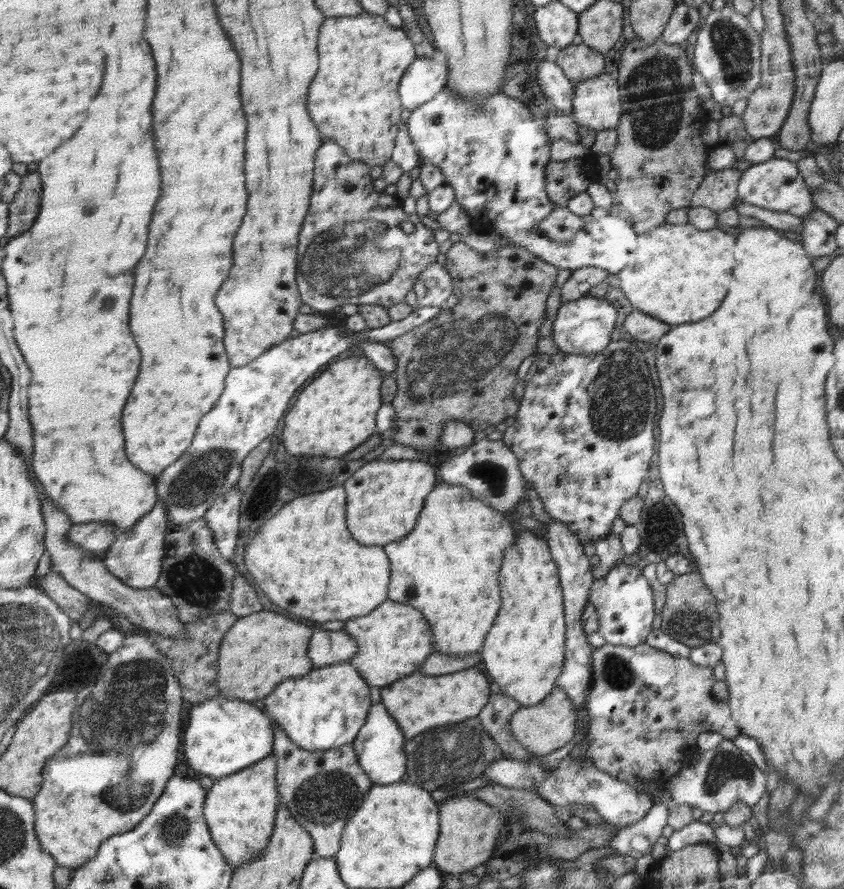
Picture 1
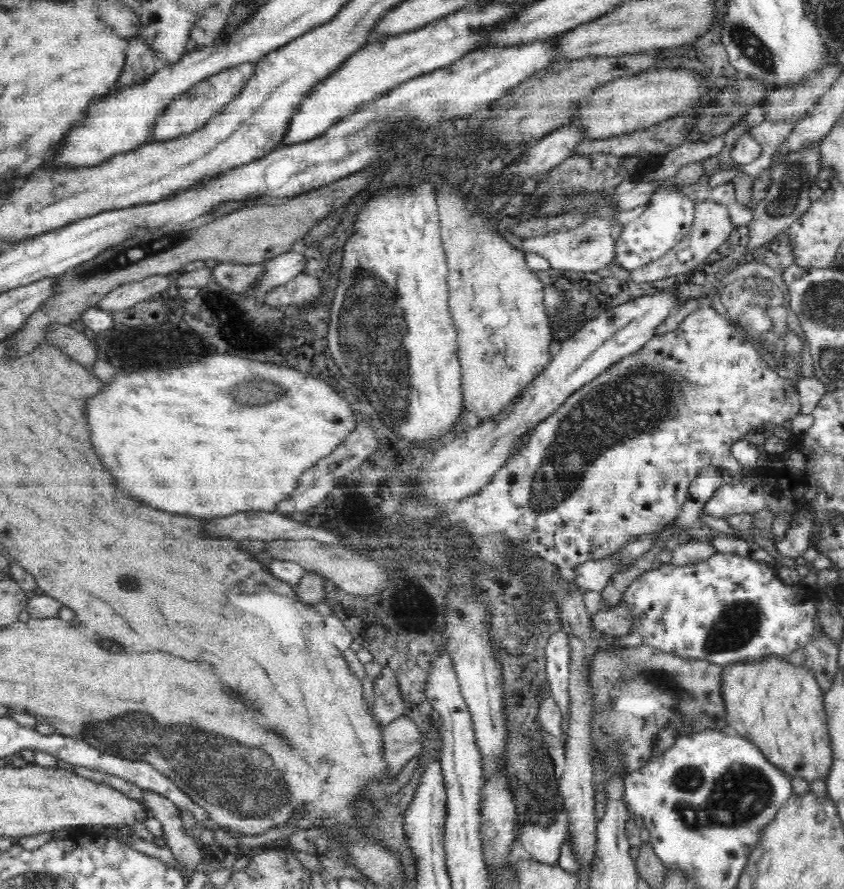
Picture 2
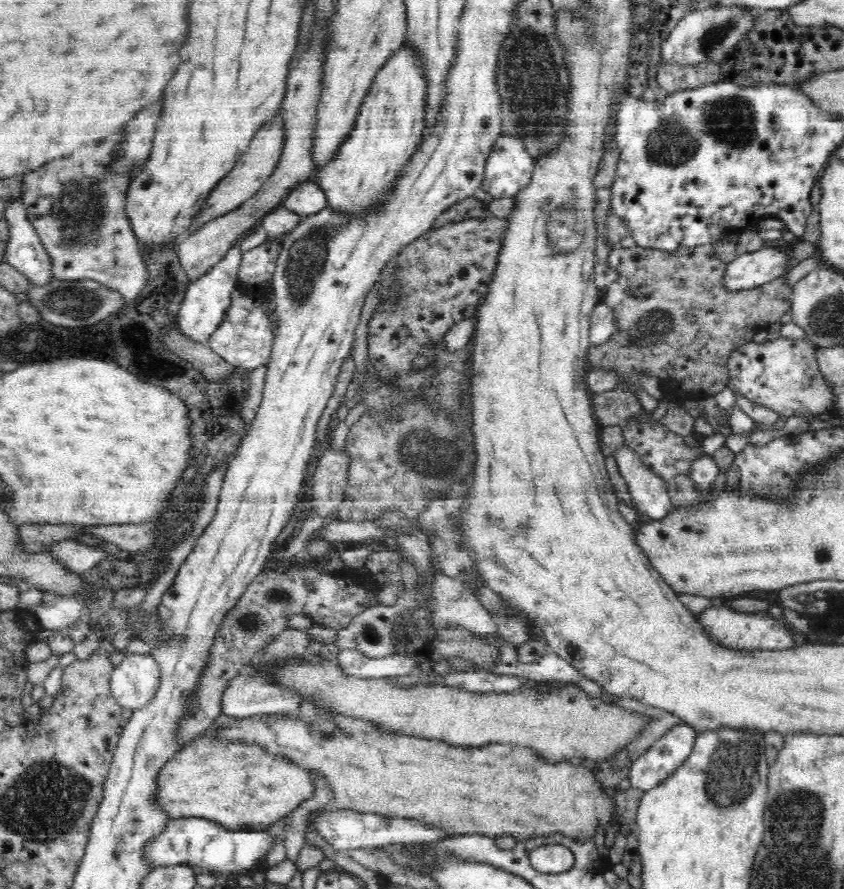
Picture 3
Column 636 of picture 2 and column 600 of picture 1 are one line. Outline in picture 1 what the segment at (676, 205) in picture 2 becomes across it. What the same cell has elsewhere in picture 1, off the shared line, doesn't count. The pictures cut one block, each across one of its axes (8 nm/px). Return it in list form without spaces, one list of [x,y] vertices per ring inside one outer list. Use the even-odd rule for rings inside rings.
[[[446,86],[439,92],[438,95],[435,96],[434,99],[411,111],[409,113],[409,119],[406,121],[404,126],[407,128],[407,135],[409,136],[409,139],[417,148],[417,152],[422,160],[422,163],[435,164],[441,168],[442,174],[445,178],[445,184],[449,184],[454,189],[455,202],[462,205],[462,208],[464,208],[464,210],[468,213],[468,216],[470,216],[473,232],[479,233],[480,235],[496,232],[499,236],[507,238],[516,246],[528,249],[530,252],[535,253],[536,256],[539,256],[542,260],[548,261],[548,264],[556,265],[556,268],[560,269],[570,269],[573,271],[577,268],[593,266],[603,268],[610,274],[617,274],[617,272],[622,271],[624,267],[635,262],[638,251],[638,233],[635,231],[634,225],[628,222],[628,218],[624,218],[620,215],[614,215],[610,211],[602,218],[593,219],[592,221],[585,223],[585,225],[576,234],[574,234],[567,243],[557,243],[549,236],[543,235],[538,231],[533,231],[556,207],[556,204],[554,204],[548,196],[546,187],[546,166],[550,162],[549,158],[551,158],[552,140],[550,140],[546,134],[542,134],[542,132],[538,130],[538,126],[534,124],[534,118],[532,118],[532,114],[530,114],[530,110],[528,110],[528,108],[520,102],[520,99],[510,98],[510,96],[504,93],[498,93],[482,97],[477,103],[471,103],[470,101],[465,101],[450,87]]]

